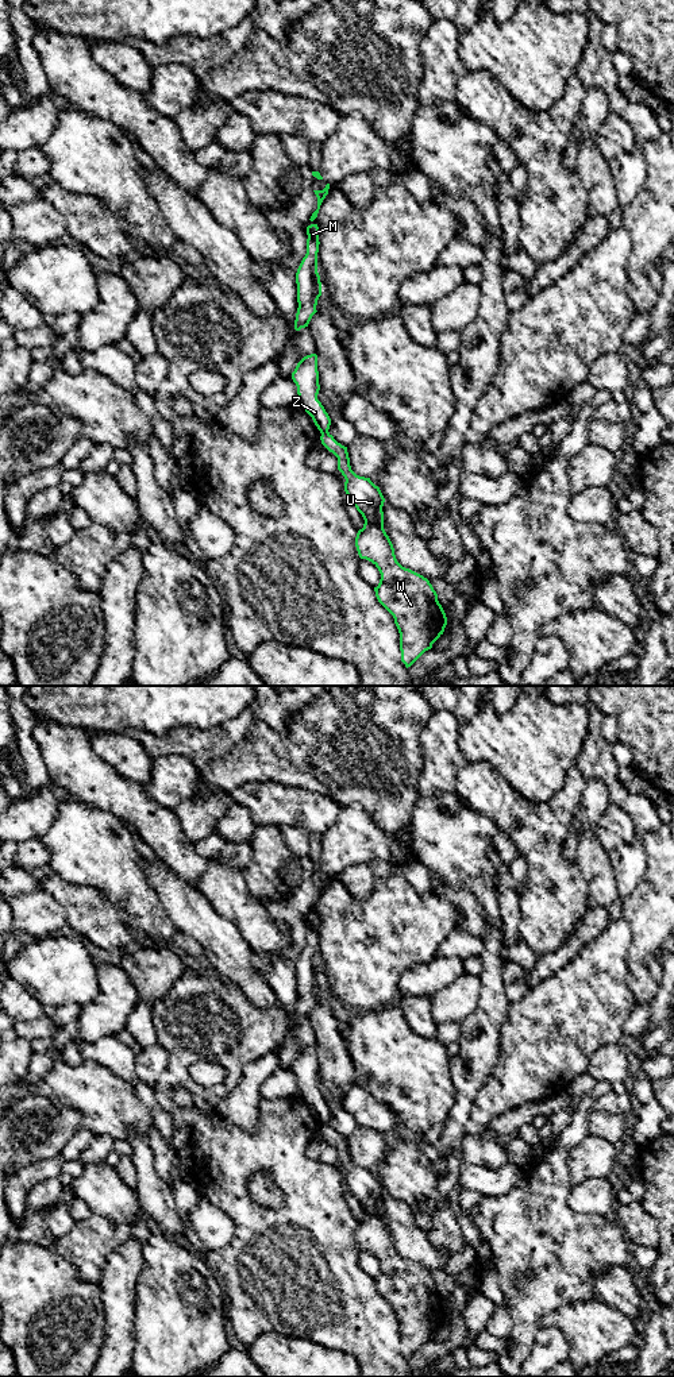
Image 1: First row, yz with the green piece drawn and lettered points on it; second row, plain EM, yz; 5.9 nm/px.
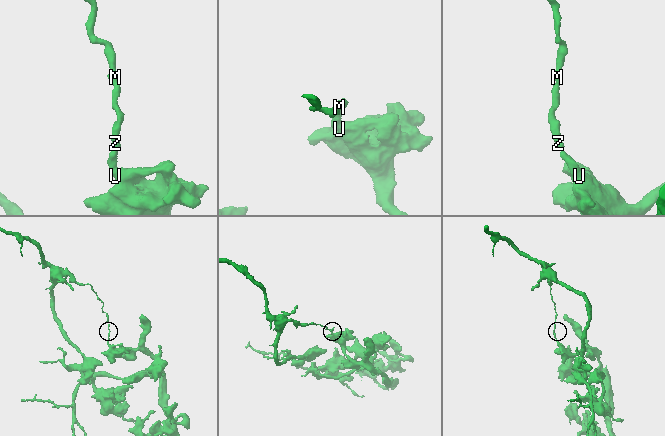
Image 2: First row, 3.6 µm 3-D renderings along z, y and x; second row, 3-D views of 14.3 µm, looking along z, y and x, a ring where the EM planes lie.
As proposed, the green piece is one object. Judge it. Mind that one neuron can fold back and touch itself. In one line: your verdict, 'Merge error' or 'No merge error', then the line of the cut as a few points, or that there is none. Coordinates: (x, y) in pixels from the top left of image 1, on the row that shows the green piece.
Merge error. Split along yz (327, 431), (322, 434)

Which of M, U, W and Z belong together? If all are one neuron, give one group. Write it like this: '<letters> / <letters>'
M Z / U W

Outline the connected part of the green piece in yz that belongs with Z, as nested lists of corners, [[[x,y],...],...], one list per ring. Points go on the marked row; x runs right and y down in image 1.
[[[317,355],[304,356],[292,373],[292,379],[297,386],[299,404],[312,417],[320,433],[328,432],[331,418],[321,402],[317,400],[320,390]]]

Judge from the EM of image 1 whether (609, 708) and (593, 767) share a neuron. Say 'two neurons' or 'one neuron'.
two neurons

